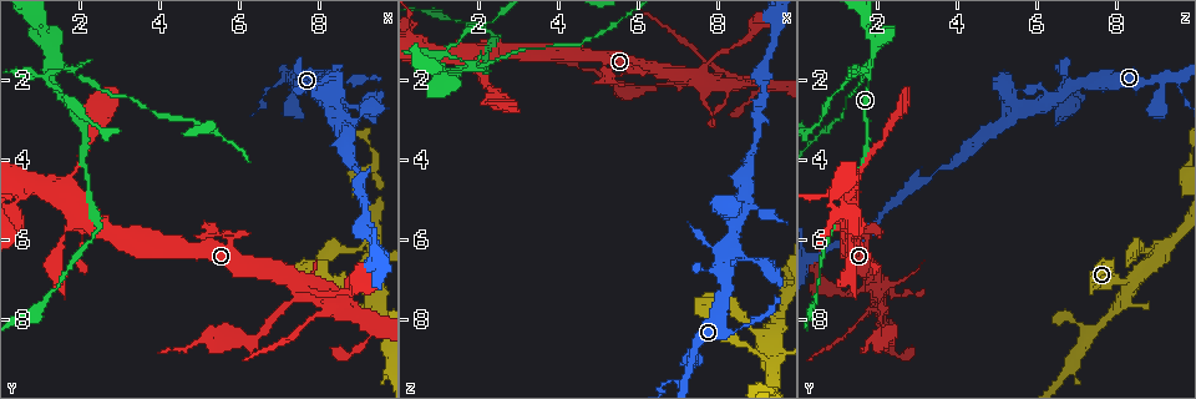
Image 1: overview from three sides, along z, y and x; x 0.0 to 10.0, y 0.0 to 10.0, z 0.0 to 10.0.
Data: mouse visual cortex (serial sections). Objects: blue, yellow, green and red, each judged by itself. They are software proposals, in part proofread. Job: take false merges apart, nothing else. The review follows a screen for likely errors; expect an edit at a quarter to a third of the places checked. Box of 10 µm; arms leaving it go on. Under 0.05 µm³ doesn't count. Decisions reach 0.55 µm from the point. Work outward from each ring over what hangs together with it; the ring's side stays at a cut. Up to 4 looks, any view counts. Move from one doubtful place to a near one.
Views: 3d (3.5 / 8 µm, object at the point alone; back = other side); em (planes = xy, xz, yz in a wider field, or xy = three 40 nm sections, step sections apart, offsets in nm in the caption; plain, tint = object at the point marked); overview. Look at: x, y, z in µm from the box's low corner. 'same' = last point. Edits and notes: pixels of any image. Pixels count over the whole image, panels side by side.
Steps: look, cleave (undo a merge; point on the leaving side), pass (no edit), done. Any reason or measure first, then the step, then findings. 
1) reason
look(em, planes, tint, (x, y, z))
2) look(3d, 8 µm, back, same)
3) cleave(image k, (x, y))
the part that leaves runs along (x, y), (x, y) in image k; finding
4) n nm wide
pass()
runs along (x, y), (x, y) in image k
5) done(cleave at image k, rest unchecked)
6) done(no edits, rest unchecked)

narrows sharply
look(3d, 3.5 µm, (1.95, 4.25, 1.65))

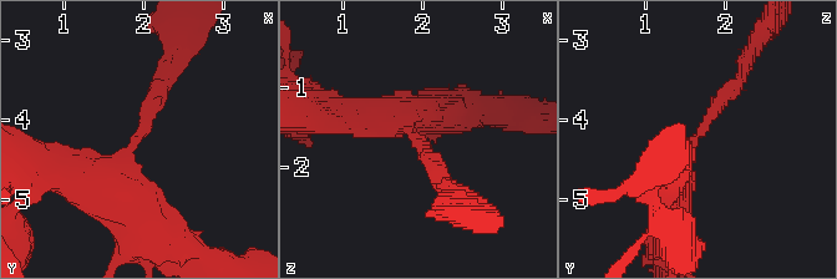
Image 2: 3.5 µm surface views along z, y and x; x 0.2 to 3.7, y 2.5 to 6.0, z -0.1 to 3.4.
arms of 200, 500 nm; need the tissue
look(em, xy, step 5, tint, (1.85, 4.20, 1.60))

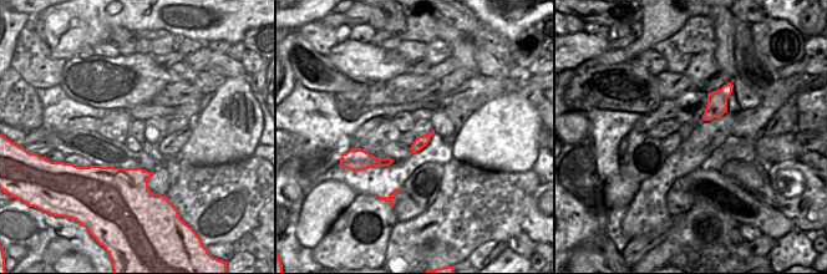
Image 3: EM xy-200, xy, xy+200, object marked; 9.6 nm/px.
pass()
runs along (673, 208), (688, 151), (739, 77) in image 2; one cell here

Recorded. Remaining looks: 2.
calibre changes
look(3d, 8 µm, (1.30, 1.20, 1.95))

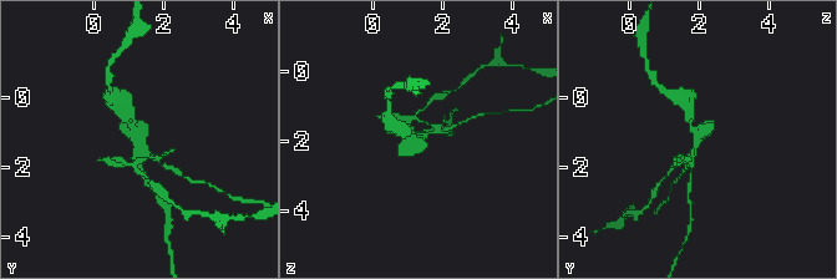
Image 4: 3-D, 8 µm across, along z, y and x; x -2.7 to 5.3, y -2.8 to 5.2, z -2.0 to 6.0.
look(em, xy, step 3, tint, same)

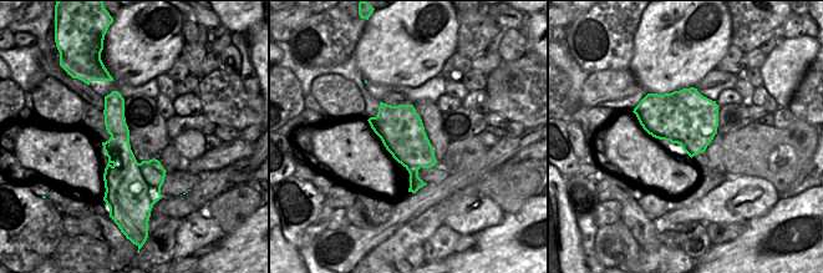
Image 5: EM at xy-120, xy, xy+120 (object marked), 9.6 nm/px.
cleave(image 4, (118, 160))
border along (386, 146), (405, 145), (420, 167) in image 5; a second cell is stuck on

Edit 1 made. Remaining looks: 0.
done(cleave at image 4, rest unchecked)

